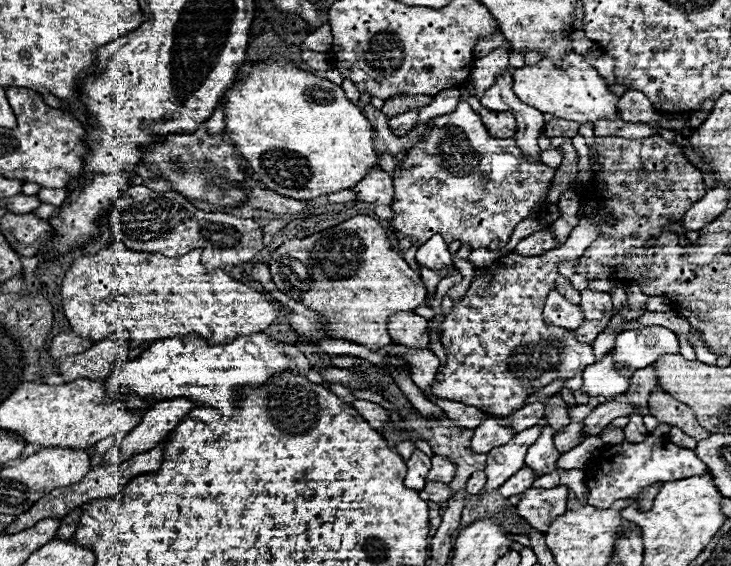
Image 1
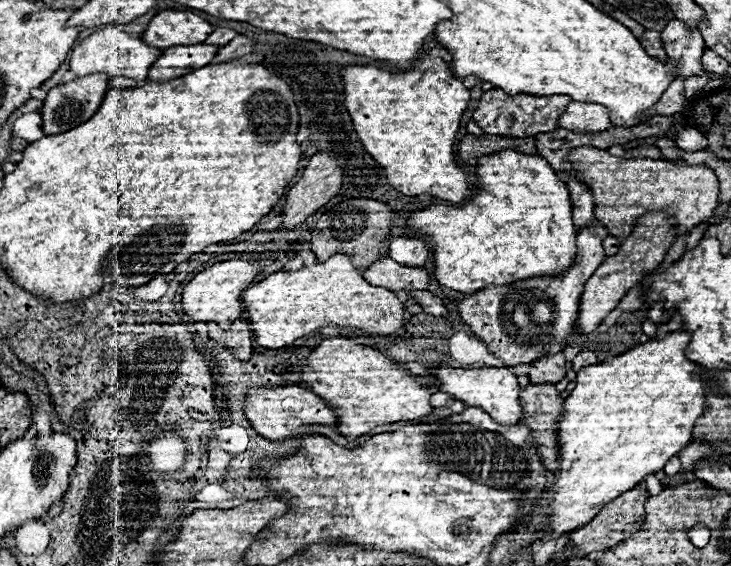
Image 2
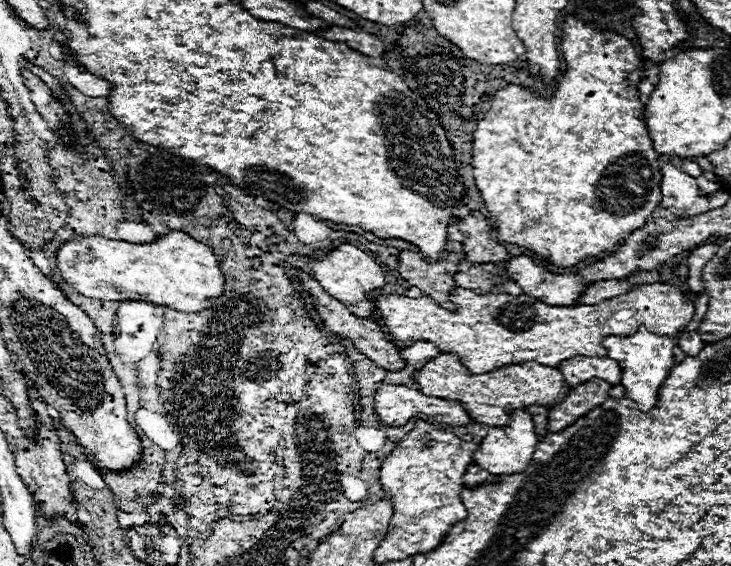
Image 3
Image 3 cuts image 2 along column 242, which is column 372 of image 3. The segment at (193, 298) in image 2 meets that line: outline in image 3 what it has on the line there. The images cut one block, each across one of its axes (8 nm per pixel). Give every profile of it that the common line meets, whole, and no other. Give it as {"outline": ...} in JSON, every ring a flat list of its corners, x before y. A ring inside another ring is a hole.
{"outline":[[340,244,332,252,328,252,326,256,322,256,320,260,308,262,308,268,310,268,314,280,318,280,322,284,324,292,328,296,340,300,342,304,346,304,346,308,350,312,354,312,354,316,358,316,358,318,370,318,374,314,370,292,378,290,384,284,384,272,374,262,374,258,370,254,362,252,360,248,356,248,352,244]]}

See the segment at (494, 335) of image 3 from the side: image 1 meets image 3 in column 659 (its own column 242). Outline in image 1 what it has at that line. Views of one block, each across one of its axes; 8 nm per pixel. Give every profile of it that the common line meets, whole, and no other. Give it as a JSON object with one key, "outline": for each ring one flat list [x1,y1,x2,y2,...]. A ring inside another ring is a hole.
{"outline":[[120,240,112,242,108,248,92,256,78,256,70,264,62,280,62,304,72,330,94,342,110,338,116,330,128,330,129,346,132,349,150,345,162,338,184,338,190,332,202,336,210,344,224,344,240,334,262,332,284,314,284,310,276,306,272,300,268,300,266,294,250,288,244,282,230,278,226,272,206,272,200,264,200,256,202,250,192,250,186,256,178,258,134,252,126,248]]}

